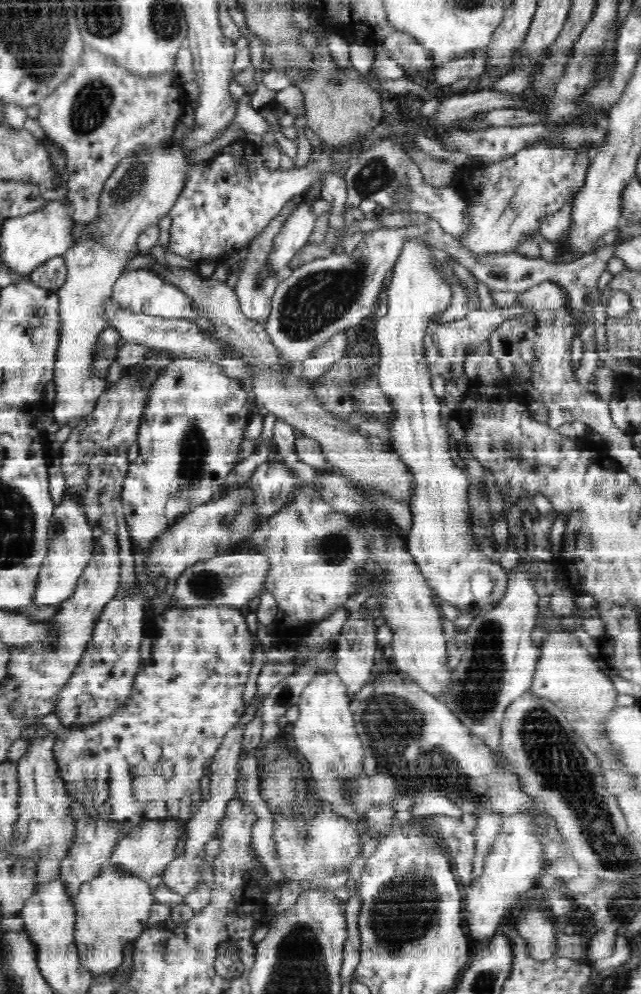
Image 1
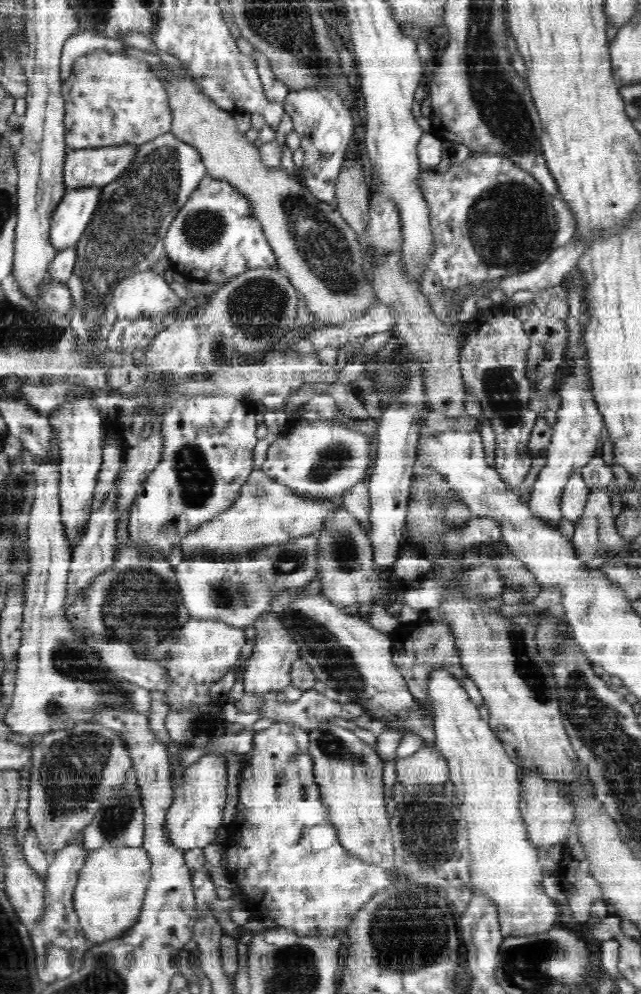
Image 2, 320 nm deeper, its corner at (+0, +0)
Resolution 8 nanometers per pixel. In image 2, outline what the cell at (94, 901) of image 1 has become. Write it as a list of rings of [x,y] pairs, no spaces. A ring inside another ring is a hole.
[[[106,847],[86,857],[75,886],[73,905],[85,935],[102,944],[126,934],[137,923],[150,882],[150,859],[140,847]]]

